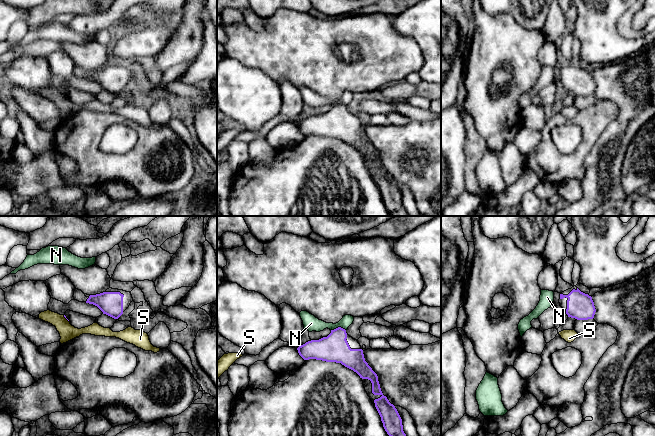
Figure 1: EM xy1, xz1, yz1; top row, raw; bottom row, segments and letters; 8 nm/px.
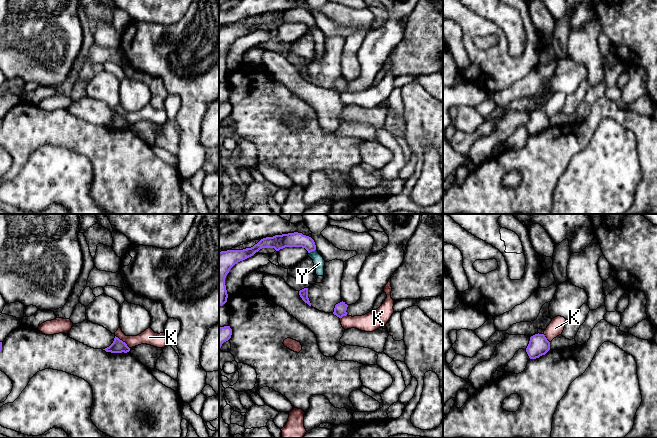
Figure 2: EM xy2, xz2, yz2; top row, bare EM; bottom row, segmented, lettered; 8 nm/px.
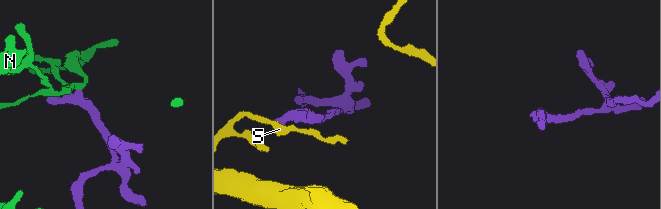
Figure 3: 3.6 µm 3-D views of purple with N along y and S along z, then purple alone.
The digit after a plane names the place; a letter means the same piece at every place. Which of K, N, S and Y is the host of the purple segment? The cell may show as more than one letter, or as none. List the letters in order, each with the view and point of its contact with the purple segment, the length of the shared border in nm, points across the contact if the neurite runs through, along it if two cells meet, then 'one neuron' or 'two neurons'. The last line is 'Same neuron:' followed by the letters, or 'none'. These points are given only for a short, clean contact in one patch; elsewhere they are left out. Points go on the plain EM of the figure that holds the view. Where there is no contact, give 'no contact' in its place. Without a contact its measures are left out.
K: xy2 (122, 117) | 160 nm | along xy2 (115, 111), (129, 124) | two neurons
N: xz1 (338, 103) | 120 nm | along xz1 (345, 105), (336, 103), (331, 106) | two neurons
S: xy1 (65, 93) | 70 nm | along xy1 (63, 91), (68, 97) | two neurons
Y: xz2 (312, 26) | 70 nm | along xz2 (315, 25), (309, 29) | two neurons
Same neuron: none

